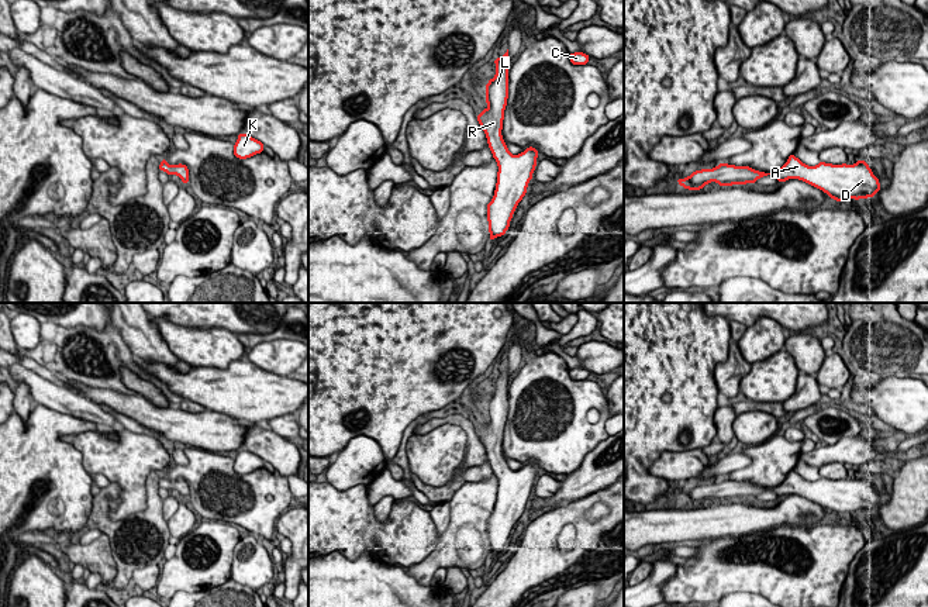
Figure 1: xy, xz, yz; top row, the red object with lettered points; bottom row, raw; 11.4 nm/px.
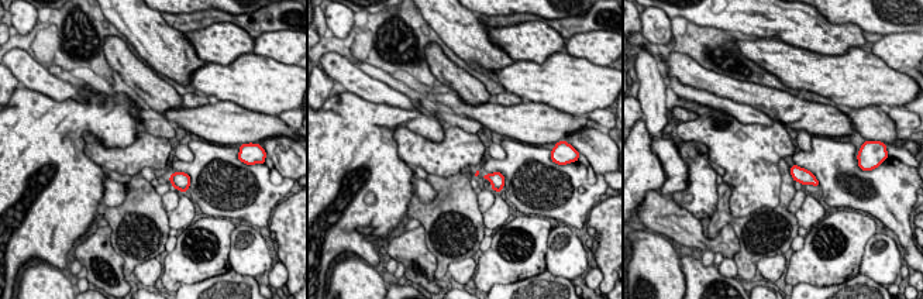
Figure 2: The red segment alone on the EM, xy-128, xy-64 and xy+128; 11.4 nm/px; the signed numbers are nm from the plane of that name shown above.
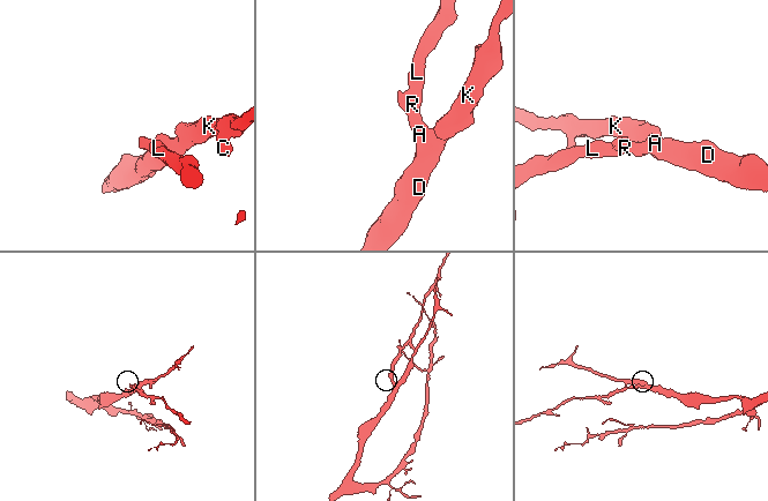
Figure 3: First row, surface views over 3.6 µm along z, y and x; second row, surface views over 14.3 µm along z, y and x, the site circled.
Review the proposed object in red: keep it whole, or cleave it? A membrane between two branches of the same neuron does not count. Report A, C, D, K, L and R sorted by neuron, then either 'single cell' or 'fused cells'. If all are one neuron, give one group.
A C D K L R | single cell

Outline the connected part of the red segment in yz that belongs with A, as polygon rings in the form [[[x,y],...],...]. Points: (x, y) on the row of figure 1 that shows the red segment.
[[[794,154],[789,156],[779,170],[772,173],[722,162],[713,169],[696,170],[686,179],[677,177],[677,183],[689,190],[700,190],[710,182],[715,182],[720,186],[752,184],[767,175],[772,175],[780,183],[789,179],[803,180],[836,201],[873,197],[880,190],[879,179],[865,161],[858,161],[853,165],[820,162],[815,166],[808,166],[796,158]]]

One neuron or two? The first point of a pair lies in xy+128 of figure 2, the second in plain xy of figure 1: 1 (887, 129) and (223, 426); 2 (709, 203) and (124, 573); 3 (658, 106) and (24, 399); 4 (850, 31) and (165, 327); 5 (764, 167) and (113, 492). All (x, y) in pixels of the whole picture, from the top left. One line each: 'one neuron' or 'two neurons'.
1: two neurons
2: two neurons
3: one neuron
4: one neuron
5: two neurons

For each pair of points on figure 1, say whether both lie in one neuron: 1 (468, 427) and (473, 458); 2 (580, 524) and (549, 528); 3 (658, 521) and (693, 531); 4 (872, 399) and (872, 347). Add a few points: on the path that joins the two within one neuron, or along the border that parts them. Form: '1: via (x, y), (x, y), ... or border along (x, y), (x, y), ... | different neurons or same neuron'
1: via (471, 434), (473, 451) | same neuron
2: via (573, 518), (559, 518), (556, 521) | same neuron
3: via (666, 524), (685, 524) | same neuron
4: border along (904, 378), (880, 378), (854, 396) | different neurons

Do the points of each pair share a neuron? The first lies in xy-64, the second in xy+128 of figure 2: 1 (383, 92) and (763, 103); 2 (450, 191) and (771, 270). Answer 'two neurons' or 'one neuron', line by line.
1: two neurons
2: two neurons

